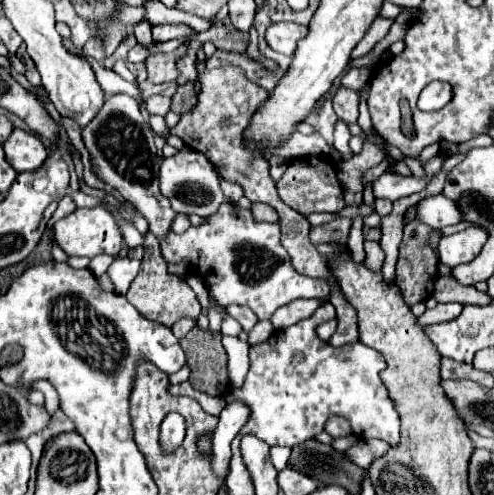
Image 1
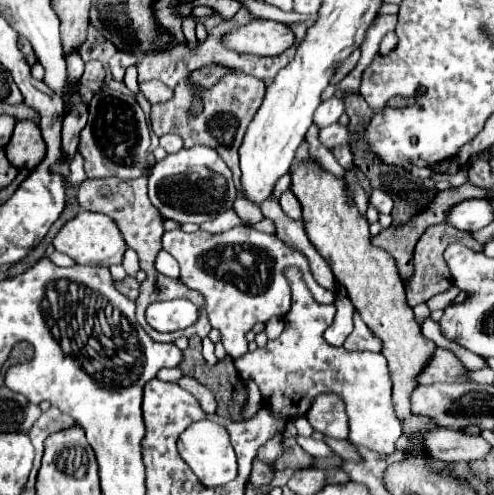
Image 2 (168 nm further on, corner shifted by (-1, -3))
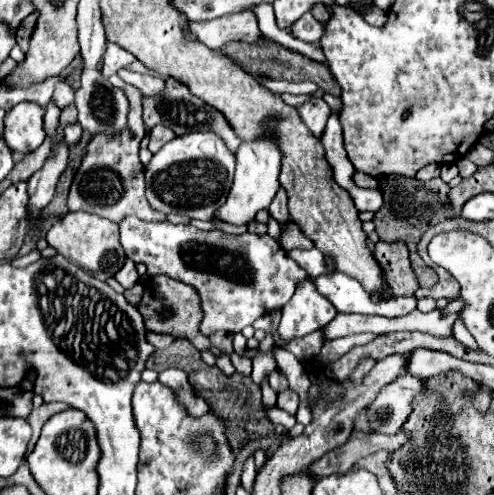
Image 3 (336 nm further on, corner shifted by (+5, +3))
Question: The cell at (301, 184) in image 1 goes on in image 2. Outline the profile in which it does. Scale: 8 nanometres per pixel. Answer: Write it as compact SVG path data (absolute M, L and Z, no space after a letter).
M286 189L282 195L280 195L280 205L282 205L282 209L284 209L284 213L288 215L288 217L292 217L292 219L302 219L302 211L300 211L300 203L298 203L298 197L290 191L290 189Z

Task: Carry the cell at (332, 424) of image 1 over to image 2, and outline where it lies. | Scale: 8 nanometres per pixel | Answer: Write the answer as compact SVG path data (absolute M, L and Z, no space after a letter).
M322 395L306 413L310 425L332 439L348 439L348 415L336 395Z

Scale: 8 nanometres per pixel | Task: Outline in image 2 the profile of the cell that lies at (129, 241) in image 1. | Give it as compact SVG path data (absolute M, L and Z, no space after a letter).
M130 247L126 249L126 255L124 255L122 265L124 265L124 269L126 269L126 273L128 273L130 277L136 275L136 271L138 271L140 267L138 267L138 255L136 255L134 249L130 249Z

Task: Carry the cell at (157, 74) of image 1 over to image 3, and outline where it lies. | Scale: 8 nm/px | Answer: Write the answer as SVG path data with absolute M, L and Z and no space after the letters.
M120 69L118 77L130 85L134 85L136 89L140 89L144 95L152 97L164 91L164 81L158 75L142 75L142 73L134 73L130 69Z

